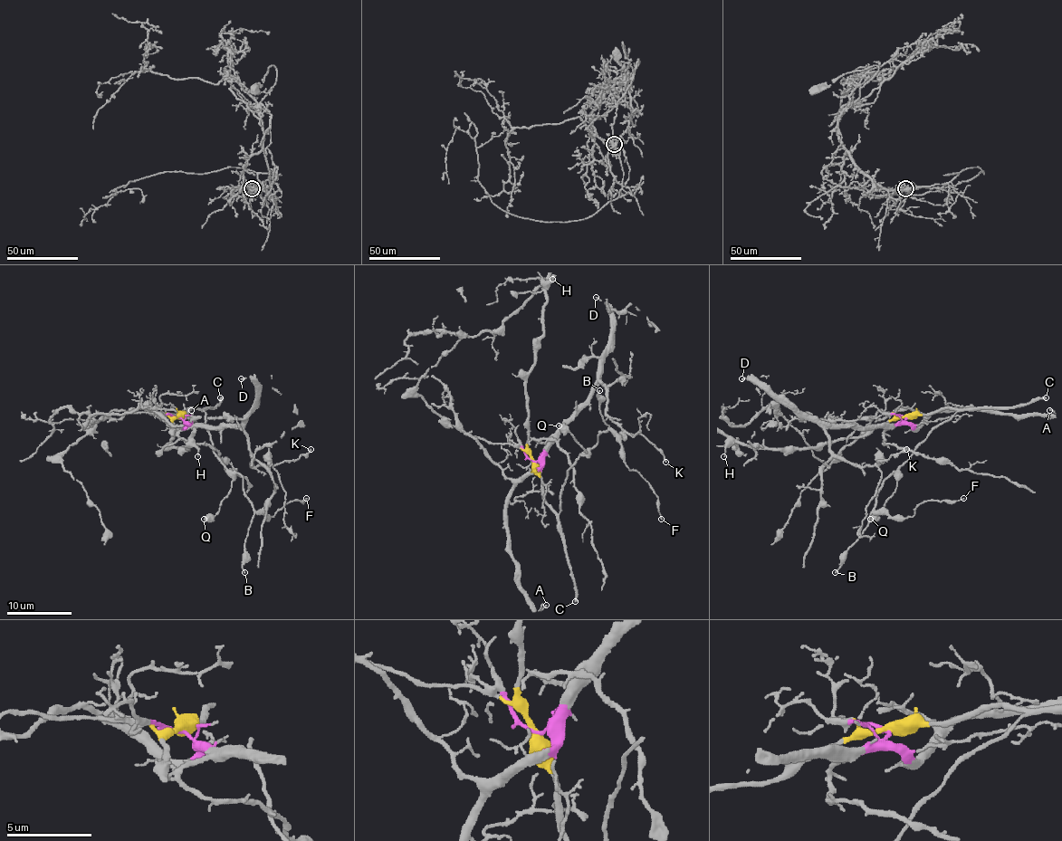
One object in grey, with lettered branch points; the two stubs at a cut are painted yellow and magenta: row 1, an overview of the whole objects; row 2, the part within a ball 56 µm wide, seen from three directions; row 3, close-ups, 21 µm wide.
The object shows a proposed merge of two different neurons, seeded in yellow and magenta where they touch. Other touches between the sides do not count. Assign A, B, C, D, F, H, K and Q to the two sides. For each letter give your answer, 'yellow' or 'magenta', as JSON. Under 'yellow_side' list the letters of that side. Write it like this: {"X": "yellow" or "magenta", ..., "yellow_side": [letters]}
{"A": "magenta", "B": "yellow", "C": "yellow", "D": "magenta", "F": "yellow", "H": "yellow", "K": "magenta", "Q": "yellow", "yellow_side": ["B", "C", "F", "H", "Q"]}

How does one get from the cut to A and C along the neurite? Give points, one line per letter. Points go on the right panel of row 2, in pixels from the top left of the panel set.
A: (905, 417), (909, 424), (917, 429), (933, 413), (952, 409), (996, 409), (1011, 415), (1055, 415), (1049, 409)
C: (905, 417), (948, 407), (1009, 407), (1047, 398)

